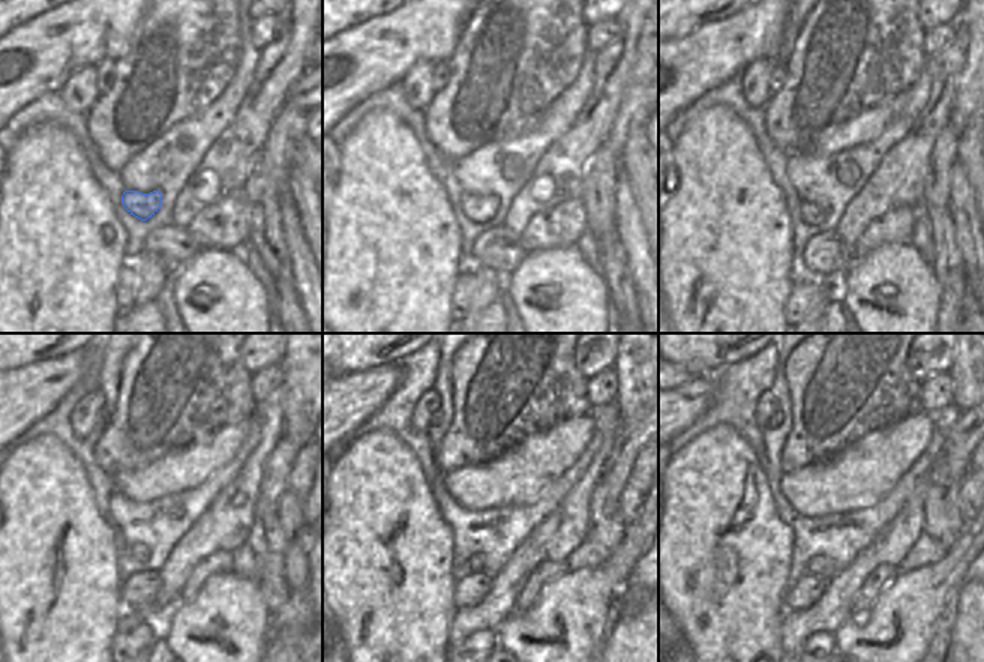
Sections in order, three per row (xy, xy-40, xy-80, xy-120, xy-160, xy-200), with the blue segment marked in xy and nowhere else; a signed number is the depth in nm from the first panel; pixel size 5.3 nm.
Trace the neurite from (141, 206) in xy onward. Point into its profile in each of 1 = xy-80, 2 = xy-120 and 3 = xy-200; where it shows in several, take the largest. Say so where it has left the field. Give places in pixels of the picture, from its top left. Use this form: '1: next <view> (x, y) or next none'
1: next xy-80 (813, 213)
2: next xy-120 (138, 551)
3: next xy-200 (821, 566)

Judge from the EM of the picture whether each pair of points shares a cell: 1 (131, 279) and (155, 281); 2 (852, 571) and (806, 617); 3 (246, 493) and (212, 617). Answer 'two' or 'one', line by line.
1: two
2: one
3: two

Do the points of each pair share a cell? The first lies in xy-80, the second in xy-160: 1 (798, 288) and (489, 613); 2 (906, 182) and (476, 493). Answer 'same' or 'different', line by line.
1: different
2: different

